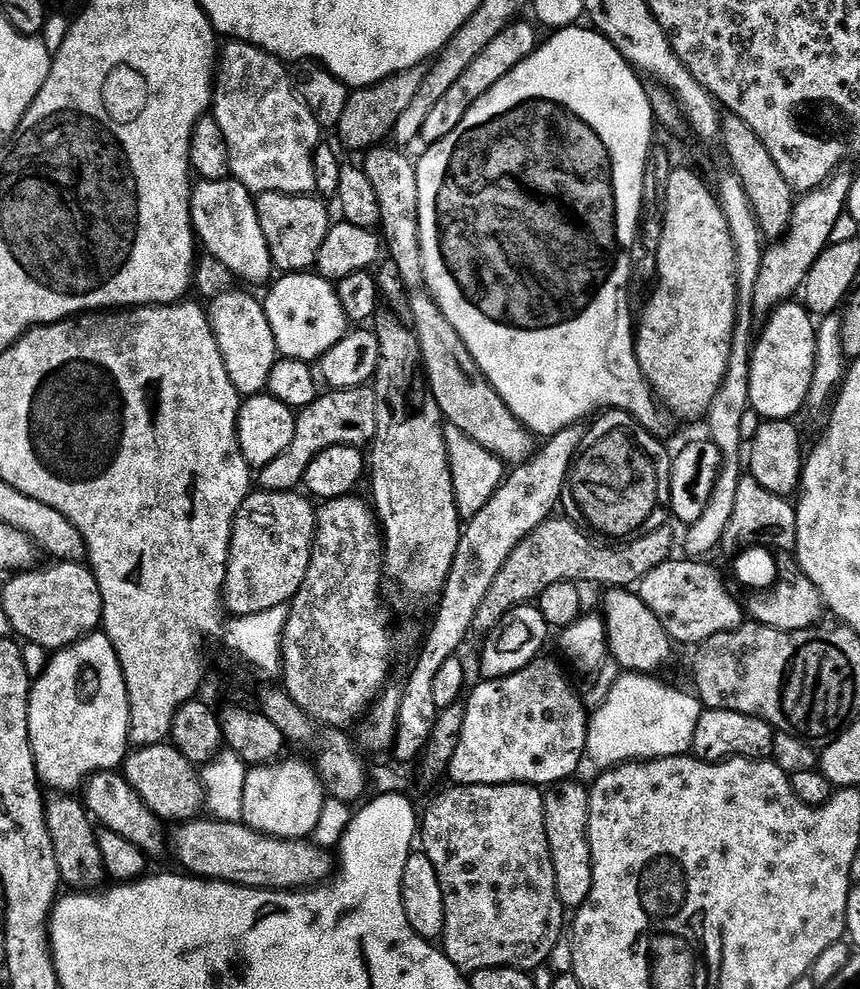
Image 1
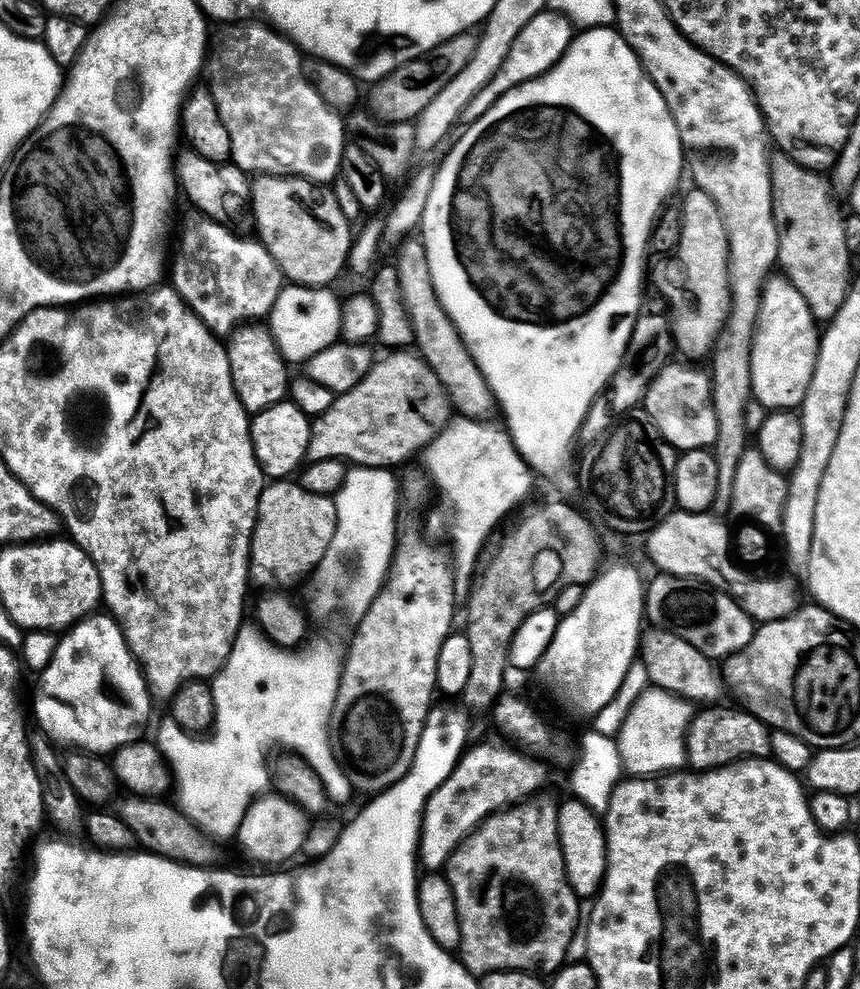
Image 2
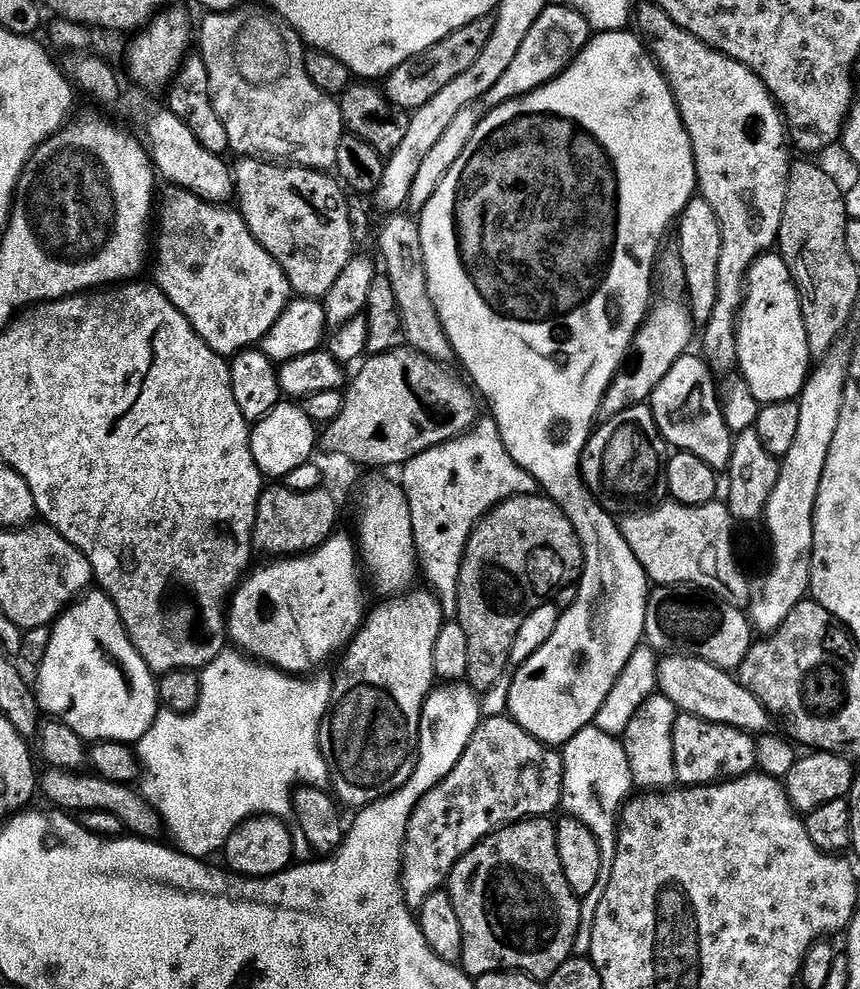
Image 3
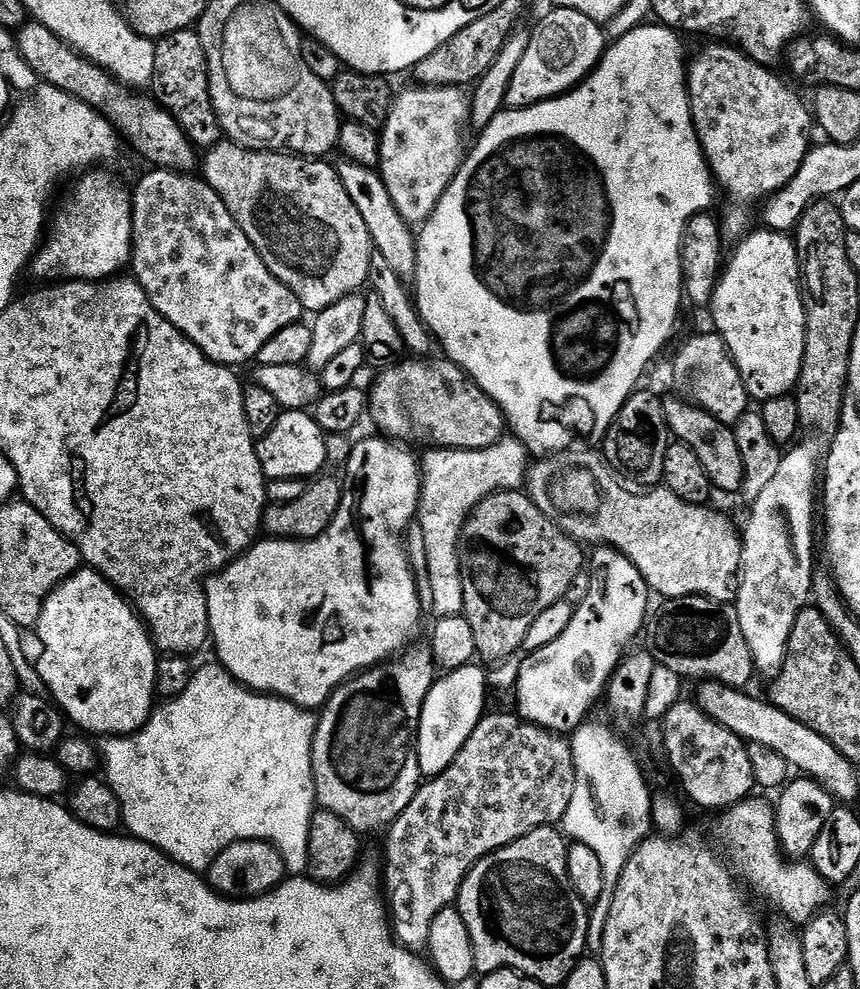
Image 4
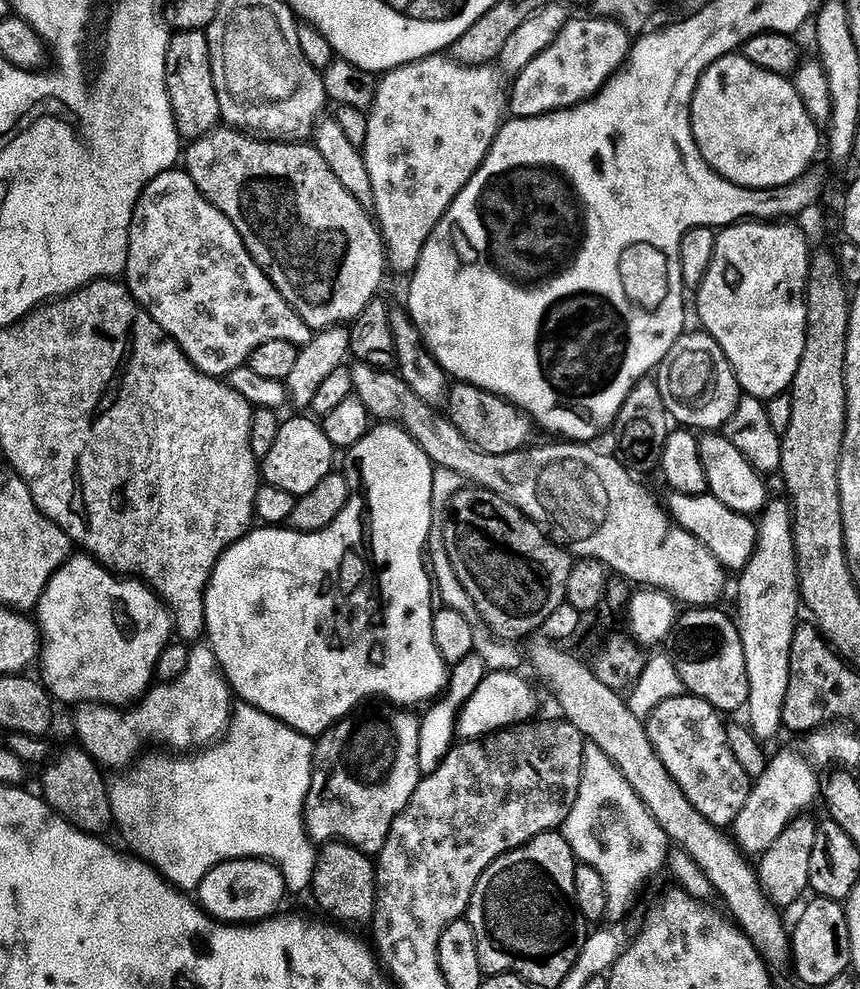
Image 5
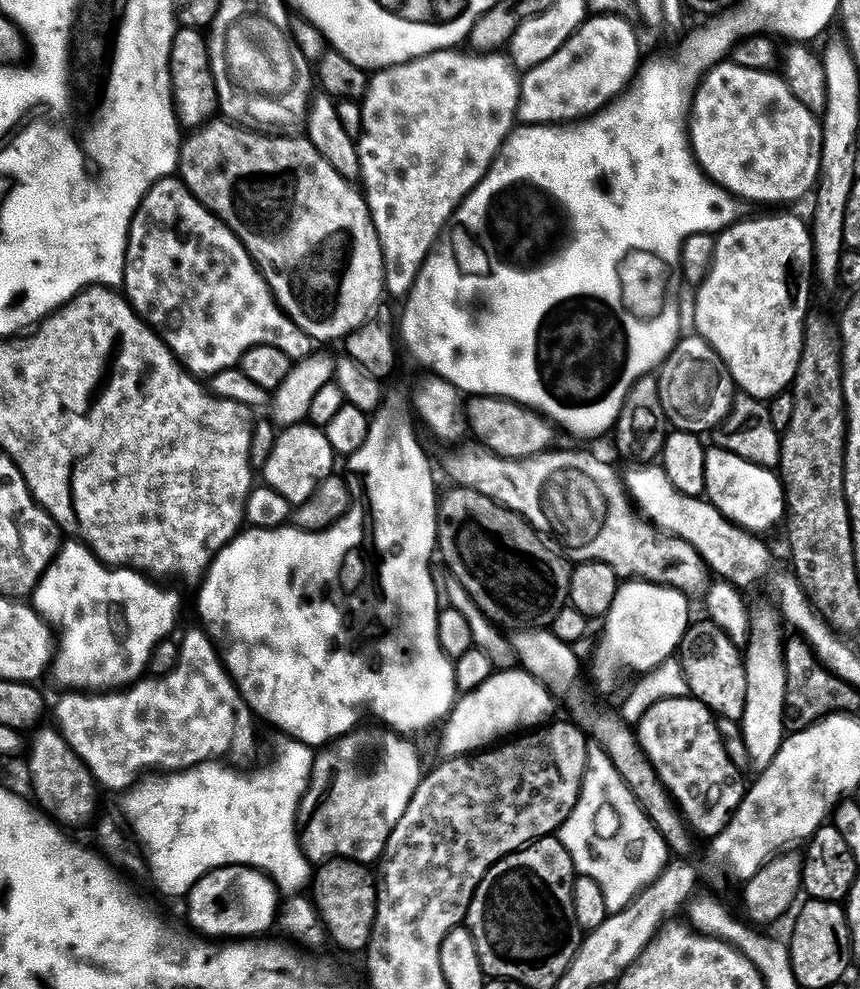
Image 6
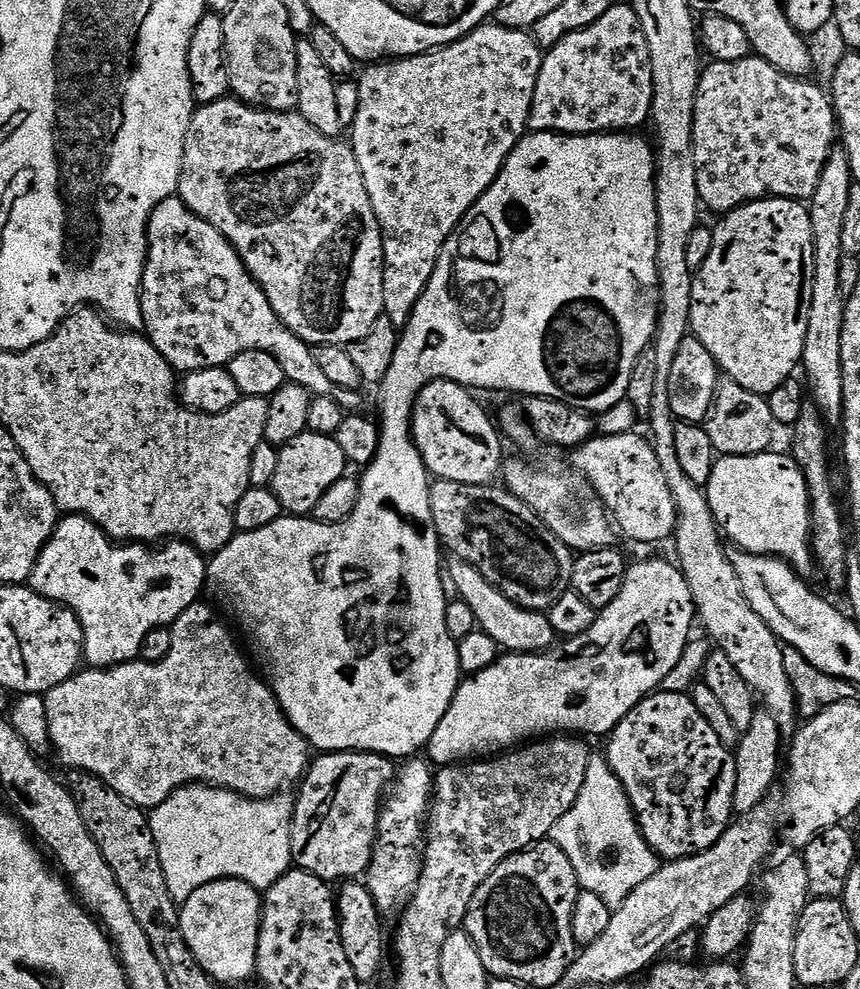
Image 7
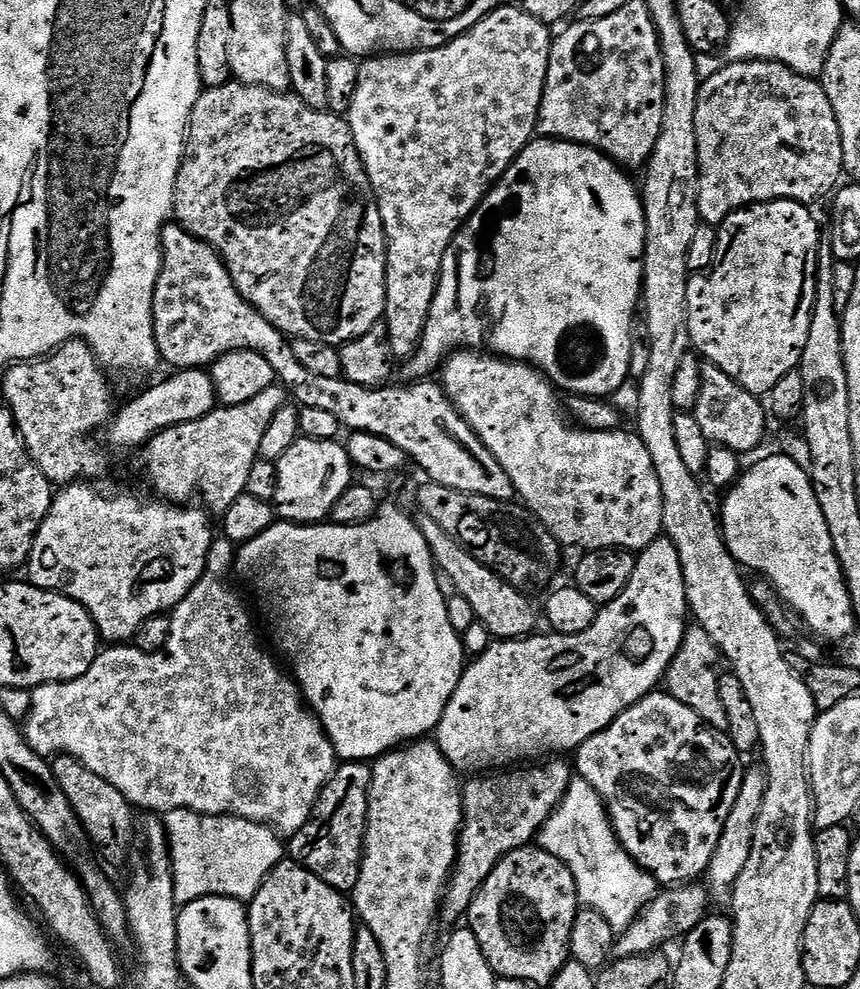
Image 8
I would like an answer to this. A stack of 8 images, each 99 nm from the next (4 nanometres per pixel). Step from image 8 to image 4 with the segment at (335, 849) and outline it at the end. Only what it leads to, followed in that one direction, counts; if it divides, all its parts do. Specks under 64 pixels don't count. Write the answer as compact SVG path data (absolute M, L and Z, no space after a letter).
M427 647L405 651L399 658L353 676L340 685L324 705L316 721L312 743L312 777L316 803L323 811L338 814L355 832L367 834L387 829L410 806L422 783L420 755L416 753L416 735L426 694L438 679Z

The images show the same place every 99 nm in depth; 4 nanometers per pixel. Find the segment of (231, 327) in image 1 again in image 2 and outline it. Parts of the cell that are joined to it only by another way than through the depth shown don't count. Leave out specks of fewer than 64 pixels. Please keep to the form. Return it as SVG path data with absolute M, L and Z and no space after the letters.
M241 326L232 333L226 347L230 358L230 370L234 378L234 390L242 406L250 414L270 410L270 406L285 403L290 396L290 371L284 356L278 350L276 339L267 327Z

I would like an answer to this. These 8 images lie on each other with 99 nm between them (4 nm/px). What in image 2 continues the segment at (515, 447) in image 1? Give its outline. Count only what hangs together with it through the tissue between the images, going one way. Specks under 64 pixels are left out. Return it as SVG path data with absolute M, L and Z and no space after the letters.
M408 238L399 245L399 248L400 257L395 257L394 263L398 270L398 282L402 282L406 310L414 322L415 347L419 355L423 356L426 363L434 369L437 378L448 392L453 409L459 415L468 416L471 420L491 417L488 415L492 411L495 413L498 408L496 396L480 372L480 367L474 362L470 350L465 346L464 339L460 337L460 331L440 305L423 243L419 239Z

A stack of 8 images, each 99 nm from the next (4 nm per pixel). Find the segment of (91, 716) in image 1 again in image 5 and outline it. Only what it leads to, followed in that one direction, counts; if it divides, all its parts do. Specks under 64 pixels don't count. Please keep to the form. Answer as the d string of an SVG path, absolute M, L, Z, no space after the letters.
M87 554L73 555L54 574L54 578L48 583L40 599L38 615L40 615L40 620L38 619L38 631L43 640L42 660L44 656L44 676L42 675L42 683L59 703L61 700L64 704L76 704L75 706L135 705L140 697L149 688L153 687L158 654L162 654L162 650L170 643L174 636L174 621L168 609L164 607L164 601L147 584L135 578L117 578L103 564L93 560Z

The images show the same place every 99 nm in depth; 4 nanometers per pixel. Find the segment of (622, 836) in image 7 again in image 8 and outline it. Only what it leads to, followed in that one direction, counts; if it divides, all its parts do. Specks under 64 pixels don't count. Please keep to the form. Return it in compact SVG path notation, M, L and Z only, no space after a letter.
M572 779L562 802L544 823L538 844L558 857L568 866L570 874L574 874L581 905L602 914L618 934L635 924L641 910L658 895L655 878L621 846L602 798L590 782Z

